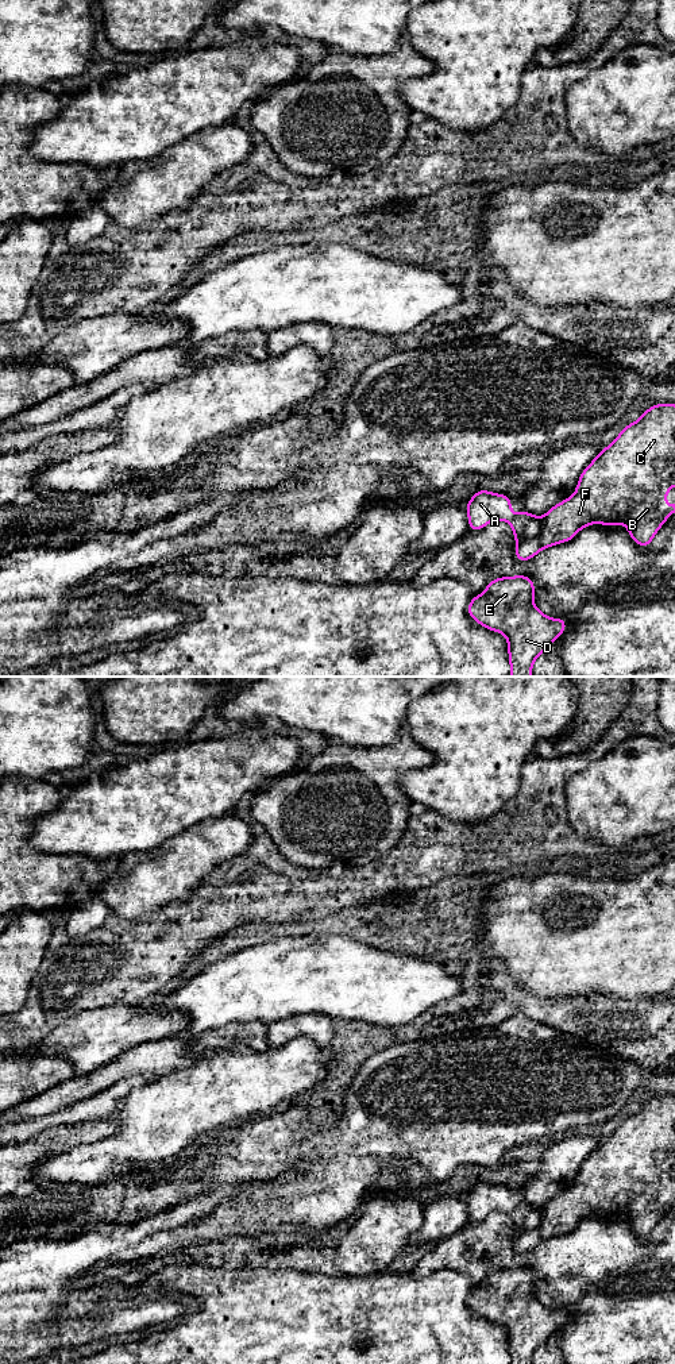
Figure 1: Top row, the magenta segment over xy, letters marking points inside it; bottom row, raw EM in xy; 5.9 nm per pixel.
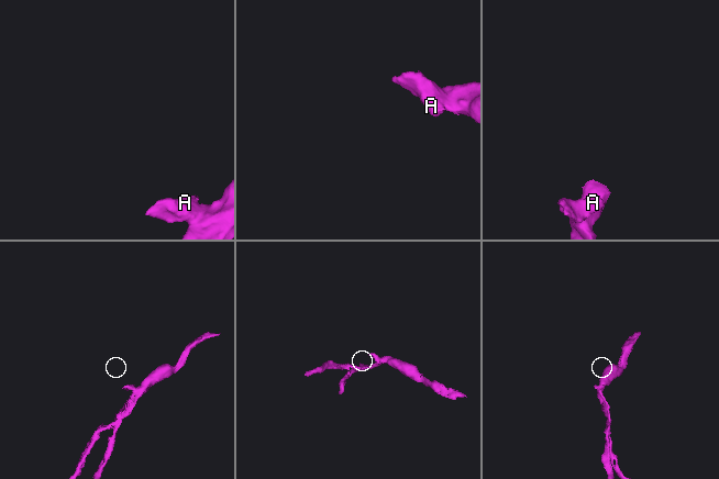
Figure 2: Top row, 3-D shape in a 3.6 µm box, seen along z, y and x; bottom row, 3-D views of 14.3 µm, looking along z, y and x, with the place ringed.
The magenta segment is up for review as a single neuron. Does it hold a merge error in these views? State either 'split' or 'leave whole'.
split

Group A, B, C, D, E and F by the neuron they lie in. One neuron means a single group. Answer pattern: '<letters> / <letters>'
A / B C D E F

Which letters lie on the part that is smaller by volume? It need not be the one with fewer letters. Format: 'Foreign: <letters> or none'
Foreign: A

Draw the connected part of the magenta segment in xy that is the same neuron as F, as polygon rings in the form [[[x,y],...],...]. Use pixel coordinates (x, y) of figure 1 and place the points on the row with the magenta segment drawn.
[[[666,402],[649,406],[599,451],[582,471],[575,493],[541,517],[541,532],[516,542],[516,560],[526,562],[544,548],[572,540],[590,524],[624,524],[637,546],[649,547],[666,520],[675,513],[675,504],[664,501],[671,486],[675,486],[675,404]]]

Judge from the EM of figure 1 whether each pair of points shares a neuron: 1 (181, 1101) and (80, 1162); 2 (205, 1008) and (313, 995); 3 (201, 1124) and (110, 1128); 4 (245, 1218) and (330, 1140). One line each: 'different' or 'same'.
1: same
2: same
3: different
4: same

